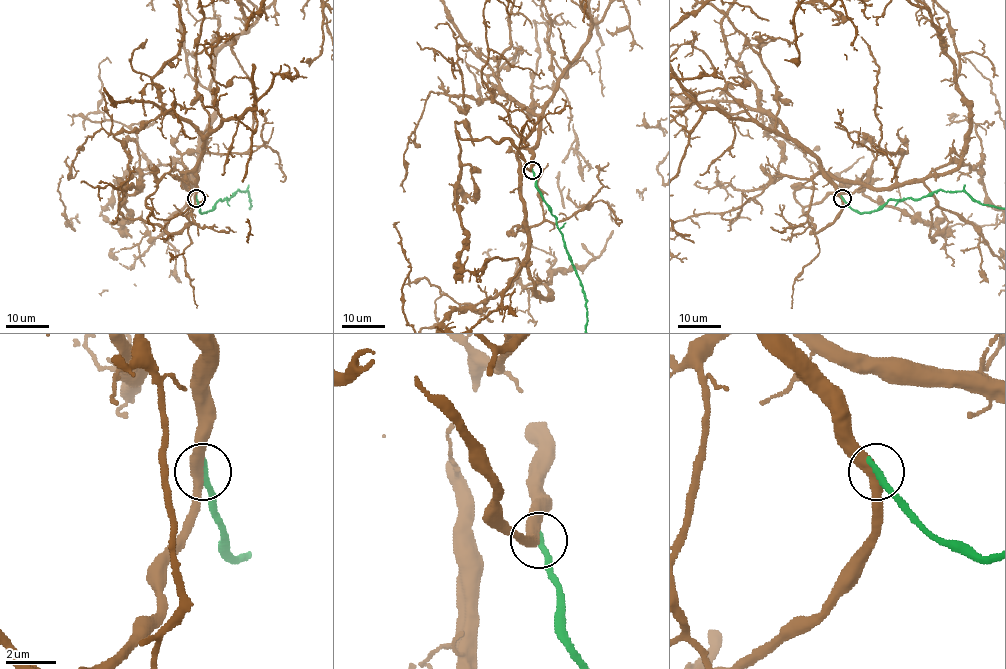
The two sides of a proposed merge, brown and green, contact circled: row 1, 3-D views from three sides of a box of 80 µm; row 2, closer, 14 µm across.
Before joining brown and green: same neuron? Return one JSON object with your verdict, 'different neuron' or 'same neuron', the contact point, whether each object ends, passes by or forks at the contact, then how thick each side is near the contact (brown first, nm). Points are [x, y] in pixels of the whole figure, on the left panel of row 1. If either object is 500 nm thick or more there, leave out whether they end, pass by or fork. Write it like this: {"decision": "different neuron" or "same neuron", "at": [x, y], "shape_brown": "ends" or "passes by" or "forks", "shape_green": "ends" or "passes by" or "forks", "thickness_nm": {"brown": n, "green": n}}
{"decision": "same neuron", "at": [196, 198], "shape_brown": "passes by", "shape_green": "ends", "thickness_nm": {"brown": 400, "green": 280}}

